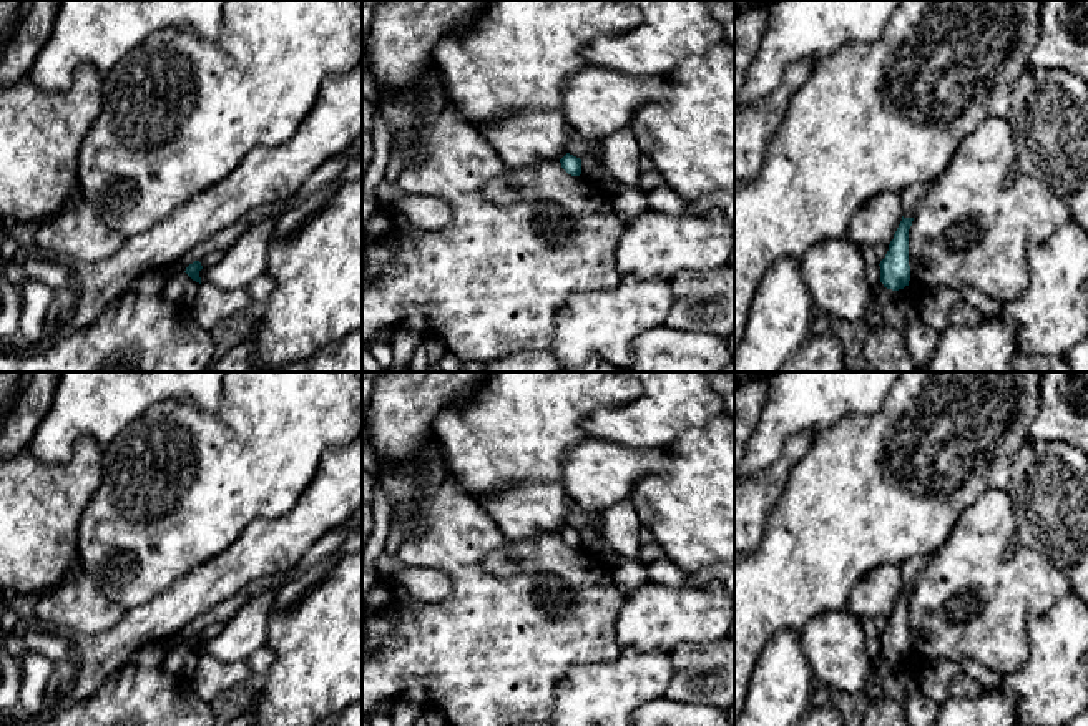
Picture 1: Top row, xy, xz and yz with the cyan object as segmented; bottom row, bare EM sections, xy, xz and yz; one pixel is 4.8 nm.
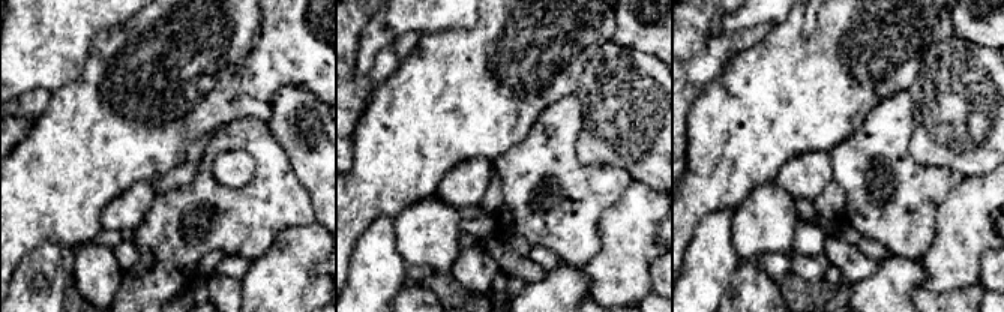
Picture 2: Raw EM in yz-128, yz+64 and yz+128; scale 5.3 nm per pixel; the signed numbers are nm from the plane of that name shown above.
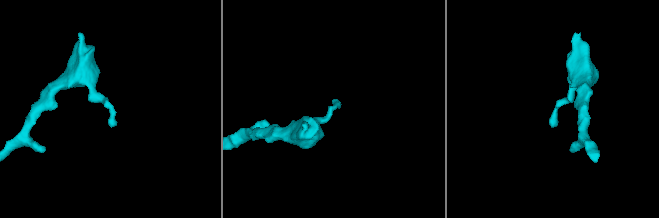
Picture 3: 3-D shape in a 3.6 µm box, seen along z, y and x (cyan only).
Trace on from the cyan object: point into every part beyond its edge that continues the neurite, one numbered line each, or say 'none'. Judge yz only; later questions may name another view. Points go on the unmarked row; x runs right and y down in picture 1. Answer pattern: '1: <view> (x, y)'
none

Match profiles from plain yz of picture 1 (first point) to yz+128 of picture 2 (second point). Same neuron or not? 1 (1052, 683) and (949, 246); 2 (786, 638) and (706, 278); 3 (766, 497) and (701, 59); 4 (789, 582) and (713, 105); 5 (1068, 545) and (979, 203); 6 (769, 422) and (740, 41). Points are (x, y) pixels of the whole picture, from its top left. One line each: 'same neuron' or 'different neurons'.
1: same neuron
2: same neuron
3: same neuron
4: same neuron
5: different neurons
6: different neurons

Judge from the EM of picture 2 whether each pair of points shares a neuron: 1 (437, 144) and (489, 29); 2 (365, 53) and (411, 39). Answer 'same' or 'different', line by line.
1: same
2: different

